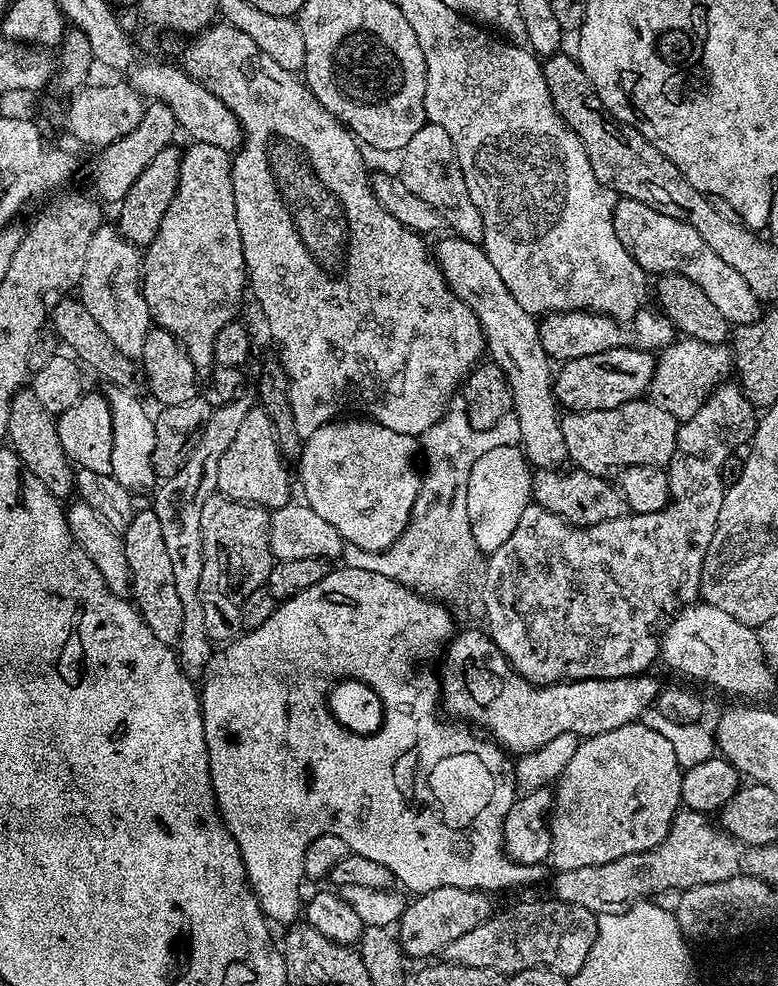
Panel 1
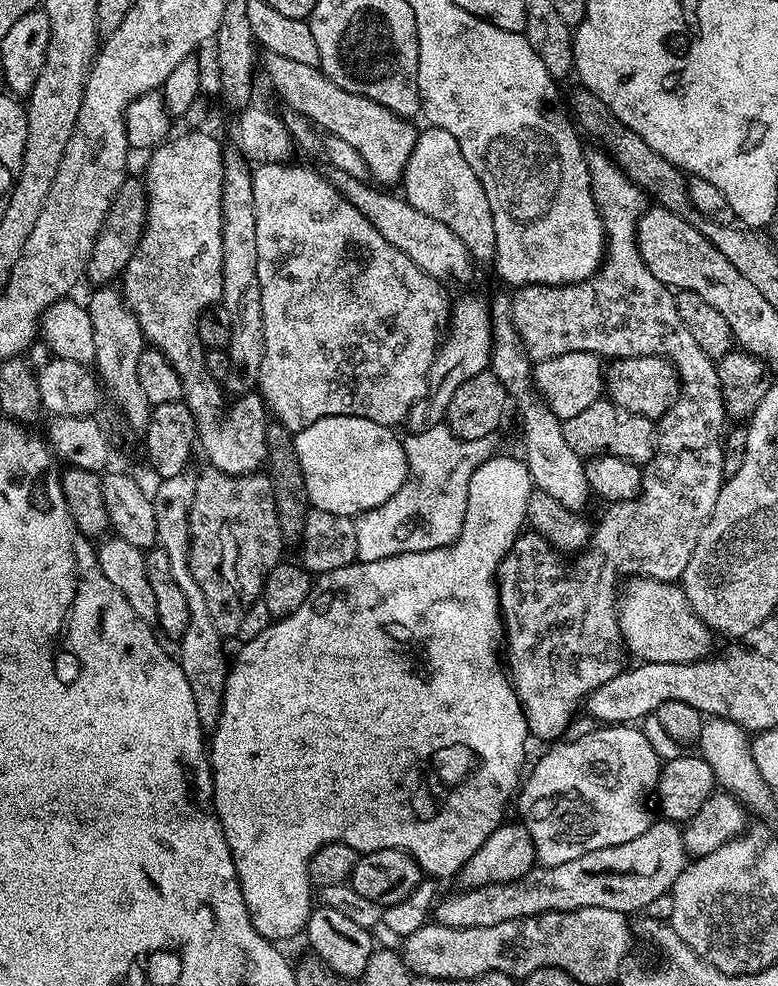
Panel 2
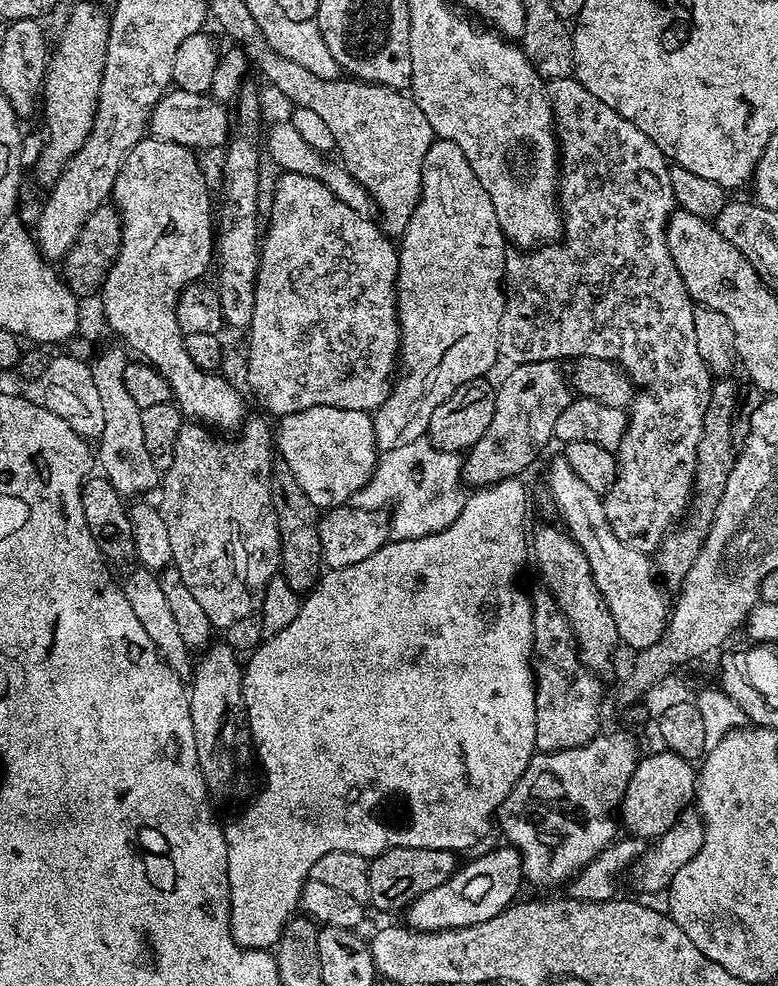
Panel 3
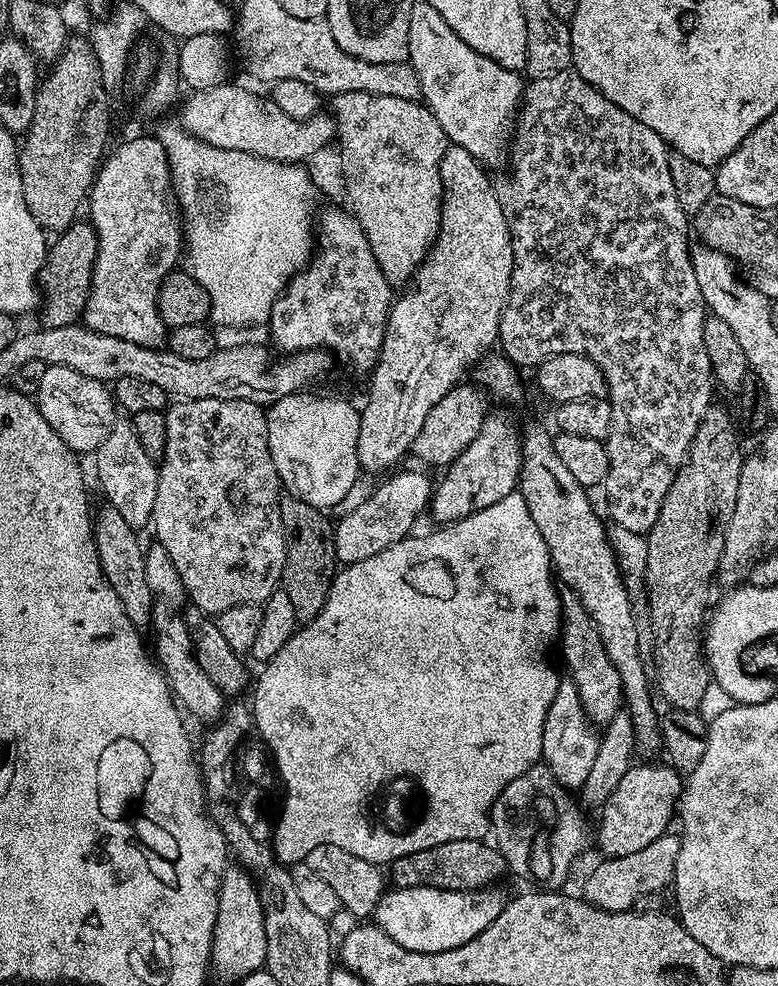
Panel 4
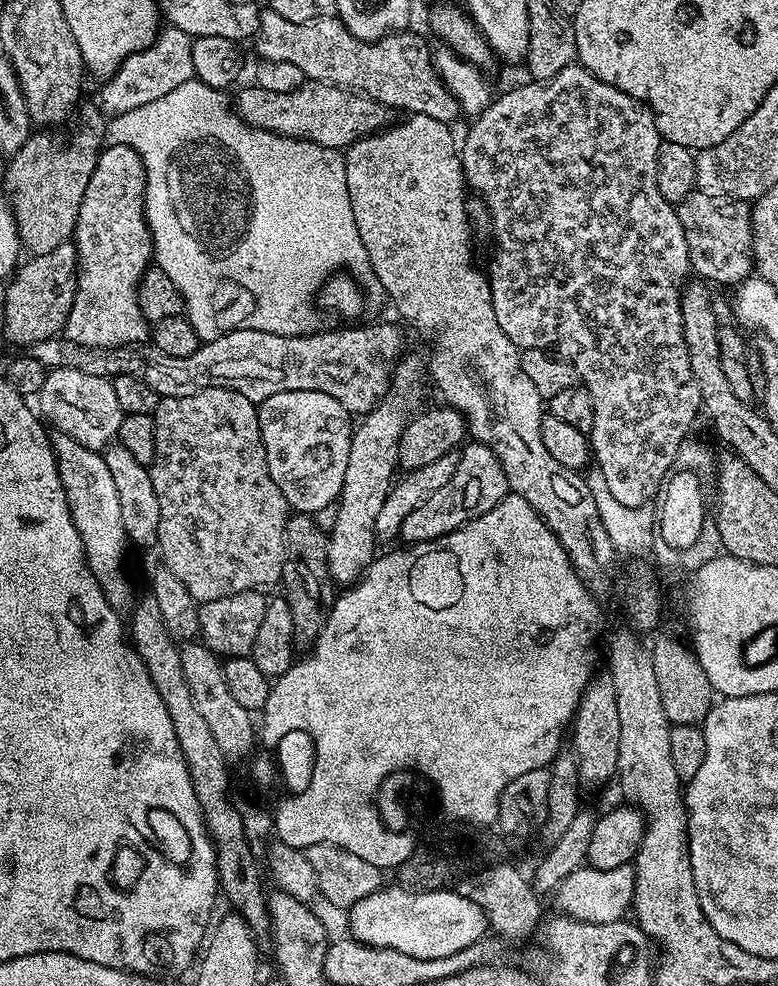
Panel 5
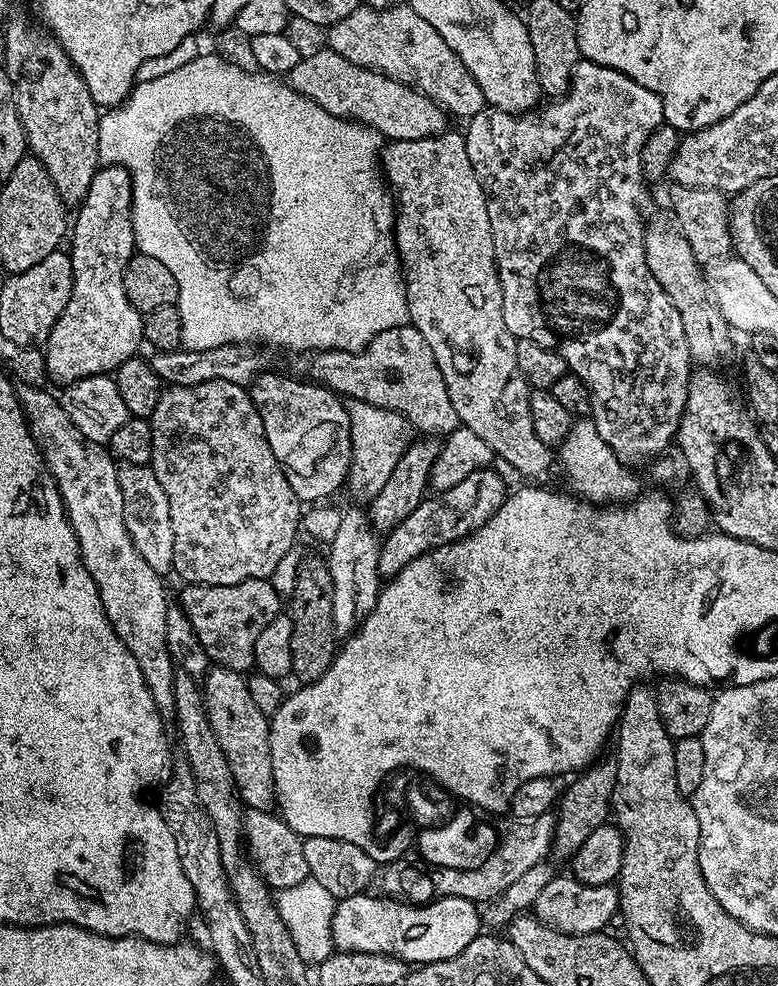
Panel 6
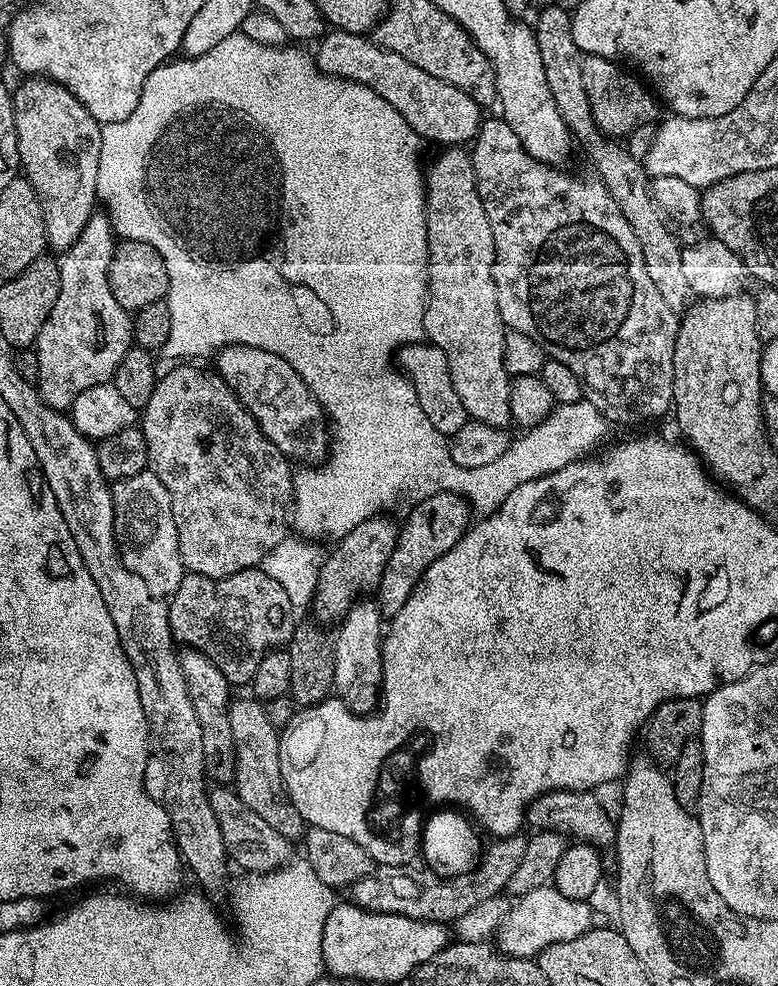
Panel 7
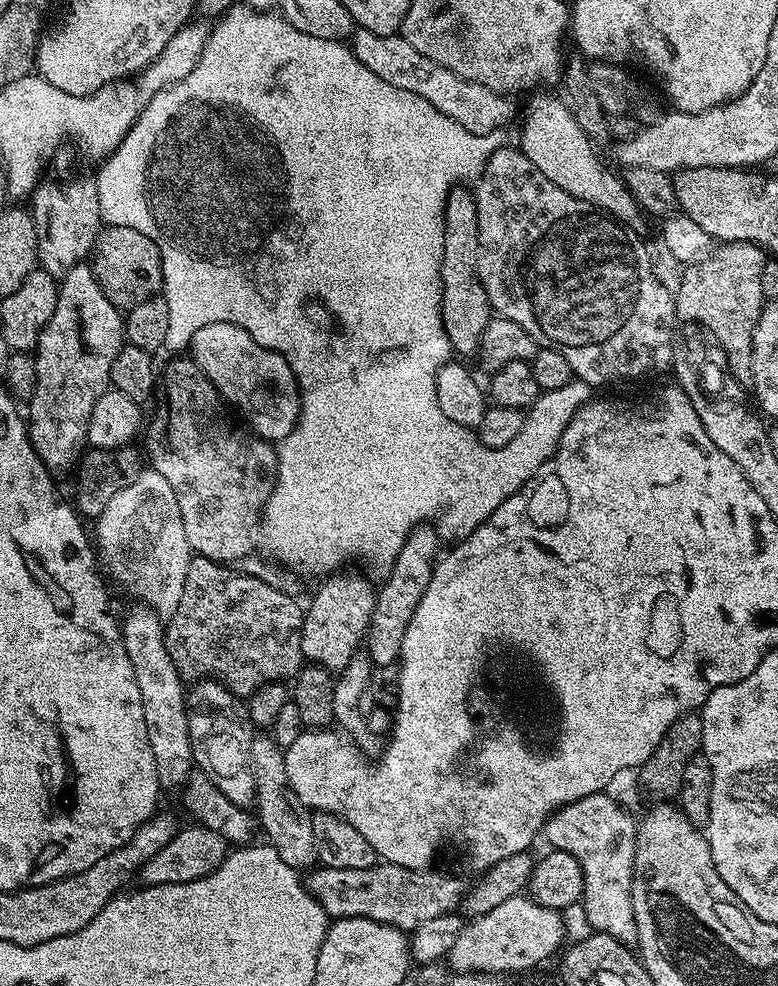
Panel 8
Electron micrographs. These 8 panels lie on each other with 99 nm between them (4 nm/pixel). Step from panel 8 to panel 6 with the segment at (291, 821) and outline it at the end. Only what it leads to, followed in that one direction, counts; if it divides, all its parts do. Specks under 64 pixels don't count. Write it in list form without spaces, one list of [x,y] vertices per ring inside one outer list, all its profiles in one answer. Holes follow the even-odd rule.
[[[212,666],[203,677],[202,691],[214,738],[218,738],[218,746],[222,746],[226,762],[230,762],[230,774],[234,774],[236,793],[248,808],[273,811],[278,804],[278,781],[270,754],[270,720],[258,706],[254,706],[247,679],[229,668]]]

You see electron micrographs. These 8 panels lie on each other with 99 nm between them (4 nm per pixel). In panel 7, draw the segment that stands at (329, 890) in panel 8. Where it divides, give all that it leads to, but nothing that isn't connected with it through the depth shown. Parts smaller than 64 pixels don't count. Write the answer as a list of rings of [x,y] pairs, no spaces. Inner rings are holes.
[[[523,835],[505,836],[496,838],[487,845],[486,851],[480,863],[472,872],[462,874],[460,877],[452,879],[444,879],[438,874],[421,870],[415,872],[415,867],[405,866],[402,864],[382,864],[373,867],[370,874],[366,874],[366,878],[358,878],[358,882],[350,885],[351,903],[365,908],[368,912],[381,912],[382,914],[398,914],[406,918],[414,918],[415,920],[430,920],[433,922],[455,922],[462,914],[467,914],[474,906],[478,906],[478,902],[486,902],[486,898],[494,898],[501,895],[507,889],[508,882],[514,870],[518,870],[518,862],[522,862],[522,854],[526,854],[527,839]]]

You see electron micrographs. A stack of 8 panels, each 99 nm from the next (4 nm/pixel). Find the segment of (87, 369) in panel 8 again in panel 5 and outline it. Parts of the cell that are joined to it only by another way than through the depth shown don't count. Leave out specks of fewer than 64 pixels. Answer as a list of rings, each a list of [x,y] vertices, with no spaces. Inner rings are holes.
[[[109,143],[101,151],[98,162],[94,166],[94,174],[90,174],[90,182],[86,182],[86,194],[82,194],[82,206],[78,210],[78,222],[74,233],[76,246],[76,293],[74,294],[74,306],[70,306],[70,314],[64,323],[63,339],[74,342],[77,348],[113,348],[123,344],[138,344],[147,341],[150,336],[150,321],[144,317],[140,309],[140,279],[144,272],[153,263],[152,255],[152,231],[148,229],[148,223],[144,217],[144,195],[146,194],[146,170],[142,158],[130,146],[125,144]]]

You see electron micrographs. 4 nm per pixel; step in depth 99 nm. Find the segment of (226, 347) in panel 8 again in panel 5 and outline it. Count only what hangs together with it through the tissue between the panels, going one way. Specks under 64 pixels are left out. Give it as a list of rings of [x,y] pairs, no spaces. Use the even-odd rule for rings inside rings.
[[[290,390],[282,394],[270,394],[270,398],[266,398],[259,404],[256,413],[258,414],[258,426],[262,434],[262,442],[266,450],[266,462],[270,470],[270,478],[274,478],[278,490],[282,490],[289,509],[300,514],[315,514],[318,510],[322,510],[322,506],[337,503],[346,478],[346,462],[350,462],[350,442],[354,431],[353,417],[342,406],[342,402],[334,402],[334,398],[330,398],[330,394],[318,394],[314,390]]]

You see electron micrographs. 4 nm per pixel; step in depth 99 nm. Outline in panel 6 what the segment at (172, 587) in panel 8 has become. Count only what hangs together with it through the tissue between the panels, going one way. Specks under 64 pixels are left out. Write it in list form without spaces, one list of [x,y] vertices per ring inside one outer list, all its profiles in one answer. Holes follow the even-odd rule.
[[[120,464],[116,469],[118,486],[122,490],[122,518],[134,542],[134,550],[146,558],[147,564],[161,574],[172,572],[174,558],[174,530],[170,526],[170,502],[153,474],[151,467],[143,464]]]

